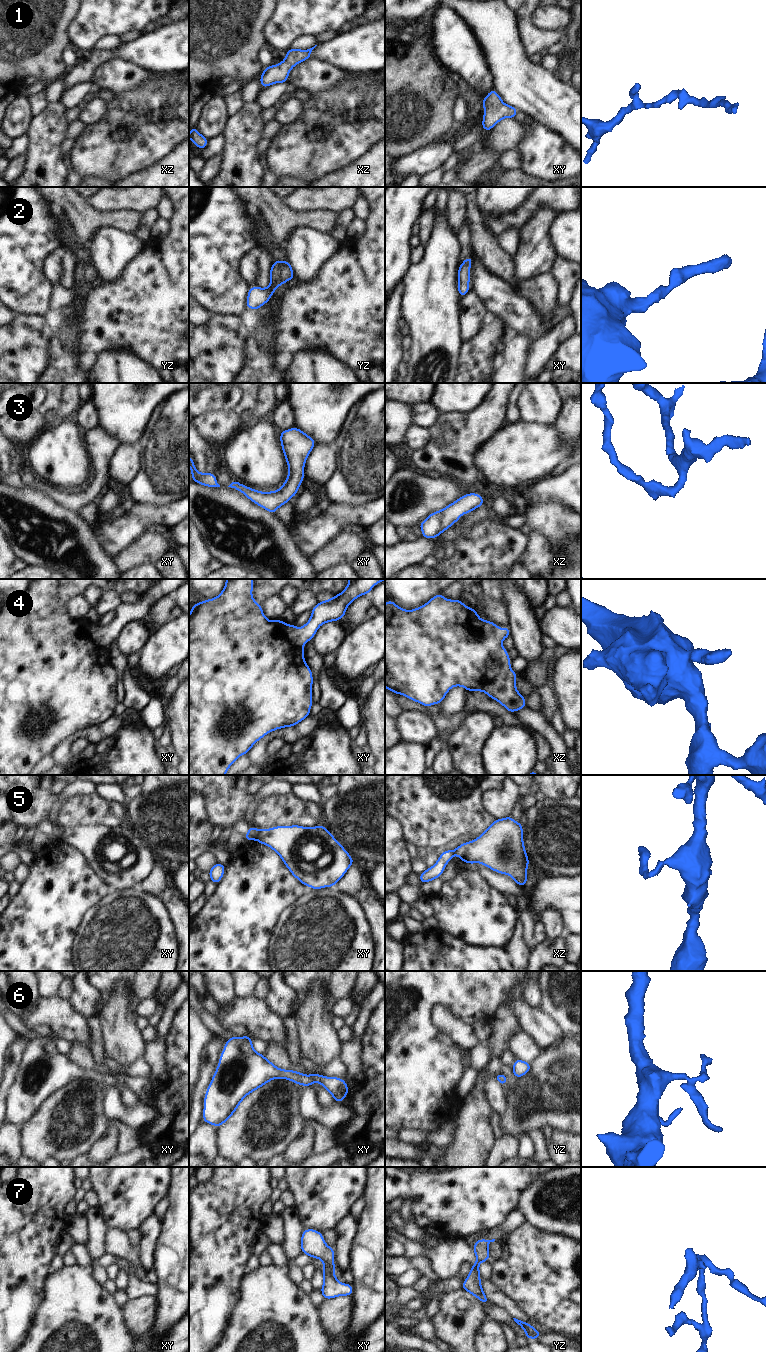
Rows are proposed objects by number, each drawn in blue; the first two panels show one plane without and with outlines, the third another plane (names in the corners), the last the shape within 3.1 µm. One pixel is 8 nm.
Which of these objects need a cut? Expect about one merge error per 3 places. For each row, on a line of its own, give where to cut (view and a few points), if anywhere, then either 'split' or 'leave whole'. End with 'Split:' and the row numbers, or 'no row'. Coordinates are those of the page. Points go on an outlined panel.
1: cut none; leave whole
2: cut none; leave whole
3: cut none; leave whole
4: cut none; leave whole
5: cut xy (258, 830), (256, 838); split
6: cut none; leave whole
7: cut xy (322, 1260), (333, 1271); split
Split: 5, 7

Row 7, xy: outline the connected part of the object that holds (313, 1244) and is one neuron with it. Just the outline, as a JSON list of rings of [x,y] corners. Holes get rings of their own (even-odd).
[[[304,1229],[301,1235],[301,1253],[307,1254],[311,1258],[318,1258],[321,1261],[327,1262],[333,1269],[335,1249],[330,1248],[323,1238],[323,1233],[315,1229]]]

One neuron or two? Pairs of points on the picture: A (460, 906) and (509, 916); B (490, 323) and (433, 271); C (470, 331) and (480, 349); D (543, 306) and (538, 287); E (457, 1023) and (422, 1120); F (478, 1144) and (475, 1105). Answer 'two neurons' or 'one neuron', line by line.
A: one neuron
B: two neurons
C: two neurons
D: one neuron
E: two neurons
F: one neuron

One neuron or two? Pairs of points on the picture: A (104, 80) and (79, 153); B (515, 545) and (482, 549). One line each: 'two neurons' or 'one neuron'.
A: two neurons
B: one neuron

